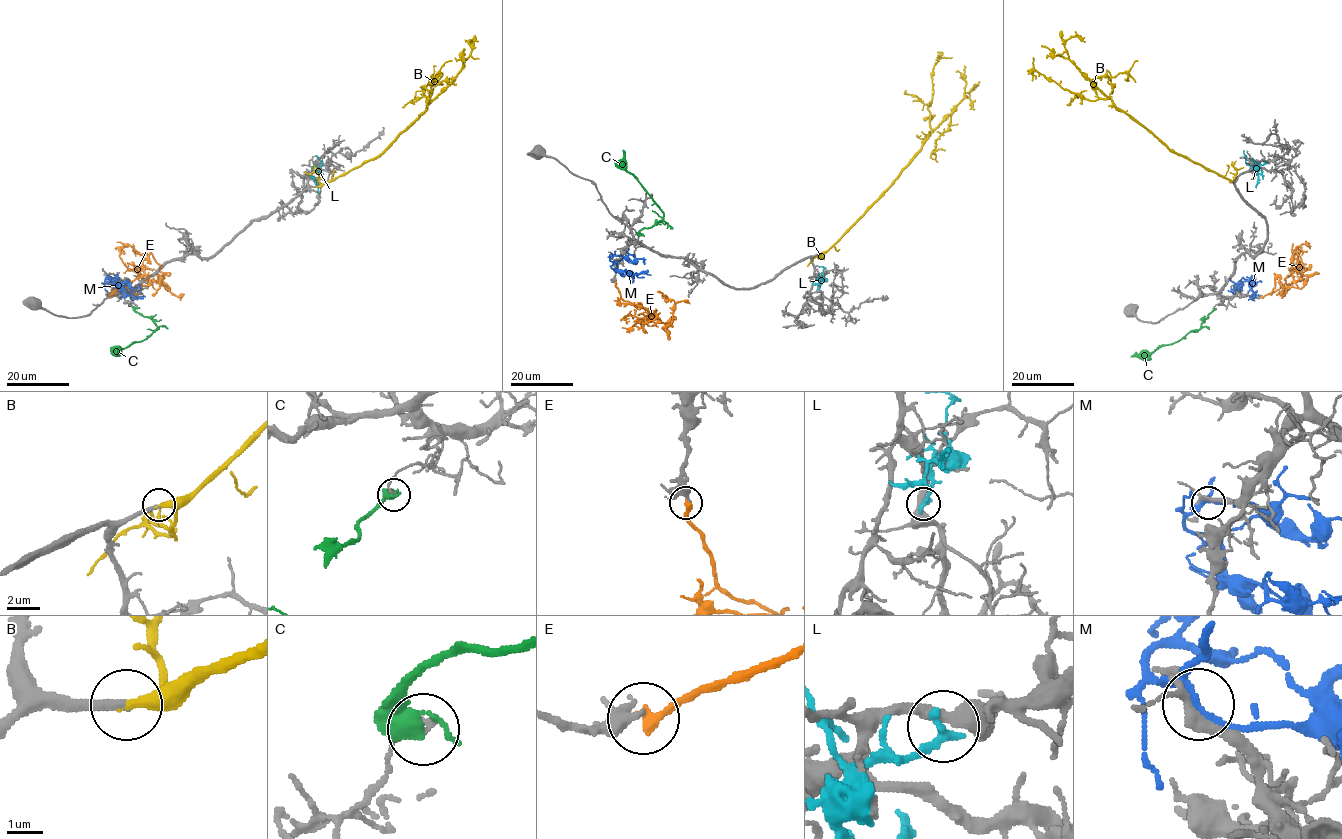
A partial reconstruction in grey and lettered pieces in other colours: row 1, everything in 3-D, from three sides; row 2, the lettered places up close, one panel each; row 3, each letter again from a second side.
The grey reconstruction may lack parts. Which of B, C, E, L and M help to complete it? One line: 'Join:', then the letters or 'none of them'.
Join: B

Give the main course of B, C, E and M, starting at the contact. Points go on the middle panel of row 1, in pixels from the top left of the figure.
B: (820, 252), (825, 252), (890, 185), (964, 93), (972, 89), (969, 99), (974, 109)
C: (641, 235), (642, 229), (660, 221), (662, 210), (625, 168), (623, 149)
E: (615, 283), (622, 299), (640, 306), (647, 318), (669, 322), (664, 330), (674, 303), (657, 291)
M: (614, 256), (611, 260), (619, 270), (627, 274), (650, 275)

